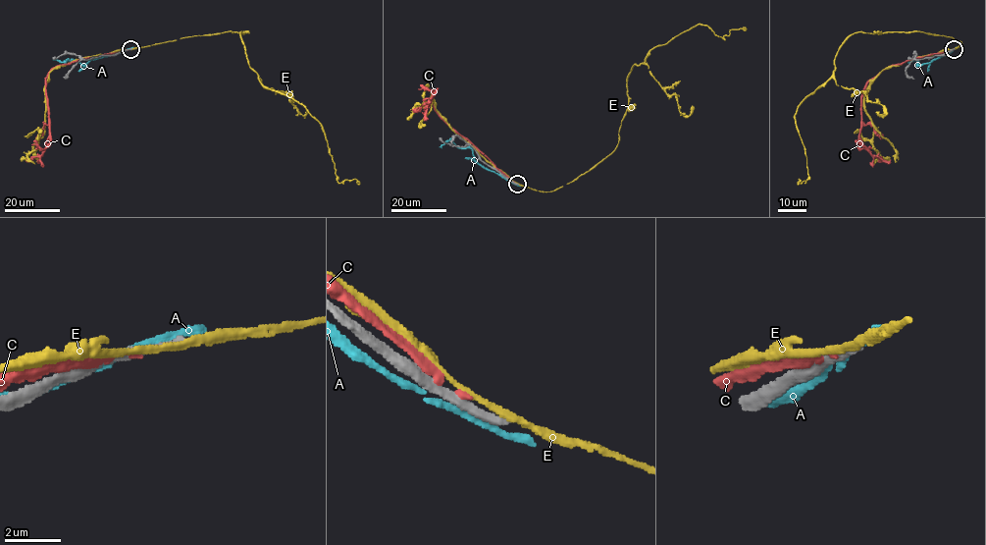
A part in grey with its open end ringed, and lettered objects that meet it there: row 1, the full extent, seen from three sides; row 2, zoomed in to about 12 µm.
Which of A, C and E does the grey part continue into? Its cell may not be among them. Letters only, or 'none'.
none

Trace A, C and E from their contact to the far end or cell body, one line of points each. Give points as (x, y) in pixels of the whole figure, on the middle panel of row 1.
A: (512, 182), (483, 168), (474, 159), (470, 148), (458, 147), (451, 141), (439, 147)
C: (510, 180), (457, 133), (435, 107), (432, 93), (436, 89), (428, 103), (427, 121)
E: (516, 183), (553, 191), (606, 157), (618, 142), (627, 77), (655, 47), (699, 24), (723, 38), (746, 27)

